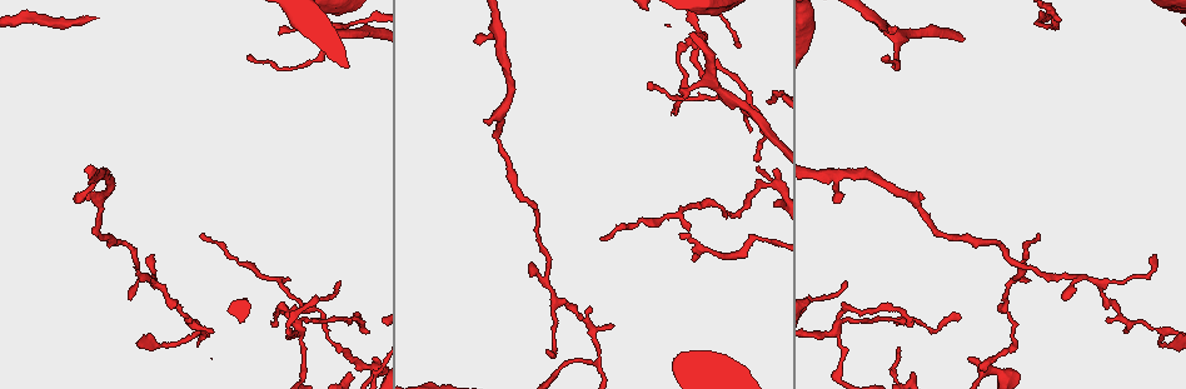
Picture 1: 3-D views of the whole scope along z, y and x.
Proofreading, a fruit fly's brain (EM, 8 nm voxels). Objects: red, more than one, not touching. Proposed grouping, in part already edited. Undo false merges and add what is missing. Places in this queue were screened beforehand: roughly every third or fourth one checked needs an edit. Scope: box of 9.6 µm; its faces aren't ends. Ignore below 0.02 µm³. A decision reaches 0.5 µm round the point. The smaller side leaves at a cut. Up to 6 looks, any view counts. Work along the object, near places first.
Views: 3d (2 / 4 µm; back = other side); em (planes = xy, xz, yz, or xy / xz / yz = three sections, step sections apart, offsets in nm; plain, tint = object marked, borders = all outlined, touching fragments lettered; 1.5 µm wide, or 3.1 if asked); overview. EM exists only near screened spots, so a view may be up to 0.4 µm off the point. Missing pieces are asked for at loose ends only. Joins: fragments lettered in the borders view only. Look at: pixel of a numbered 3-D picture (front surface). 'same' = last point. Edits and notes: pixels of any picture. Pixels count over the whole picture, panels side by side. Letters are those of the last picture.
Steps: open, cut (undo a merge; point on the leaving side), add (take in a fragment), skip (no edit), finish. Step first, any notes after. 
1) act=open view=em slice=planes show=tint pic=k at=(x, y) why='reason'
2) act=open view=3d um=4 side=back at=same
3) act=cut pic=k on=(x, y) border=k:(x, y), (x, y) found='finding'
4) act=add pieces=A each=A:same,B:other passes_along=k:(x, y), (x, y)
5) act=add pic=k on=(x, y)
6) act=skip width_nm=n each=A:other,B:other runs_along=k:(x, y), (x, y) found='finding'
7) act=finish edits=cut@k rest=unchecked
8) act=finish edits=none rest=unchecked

act=open view=3d um=4 side=back pic=1 at=(680, 91) why='an open end'

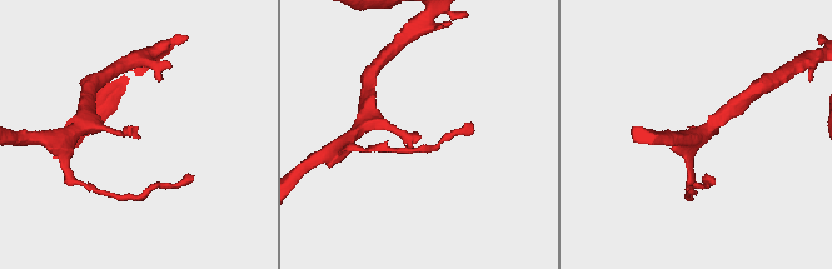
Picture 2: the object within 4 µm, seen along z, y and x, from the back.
act=open view=em slice=planes show=borders pic=2 at=(417, 138) why='need the tissue'

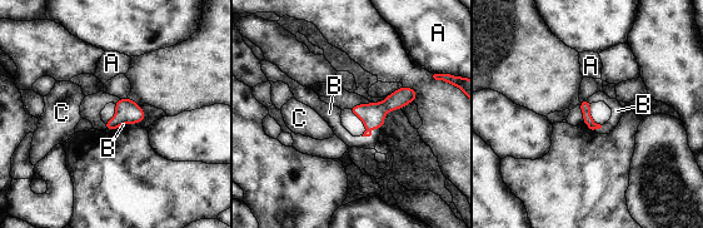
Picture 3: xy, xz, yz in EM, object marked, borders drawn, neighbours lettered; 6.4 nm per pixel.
act=add pieces=B each=A:other,B:same,C:other found='it goes on there'

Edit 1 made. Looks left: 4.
act=open view=overview

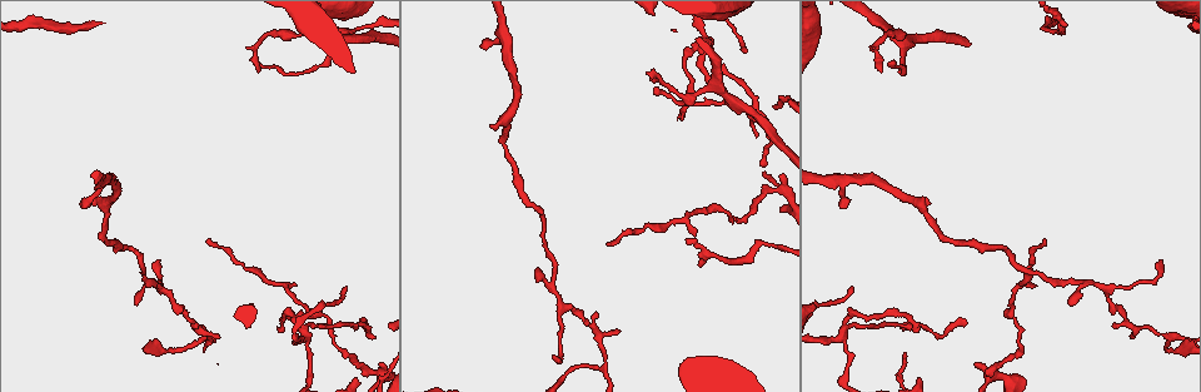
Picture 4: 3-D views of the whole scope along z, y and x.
act=open view=em slice=planes show=tint pic=4 at=(764, 167) why='long arm stops here'

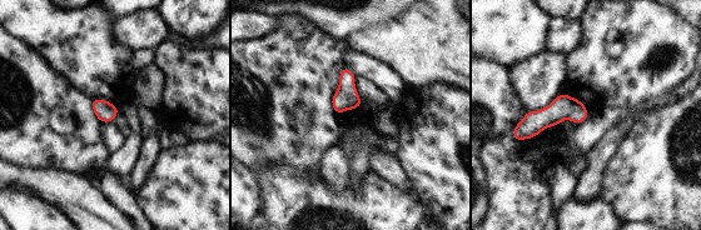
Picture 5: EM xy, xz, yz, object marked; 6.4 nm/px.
act=open view=em slice=planes show=borders at=same why='see the neighbours'

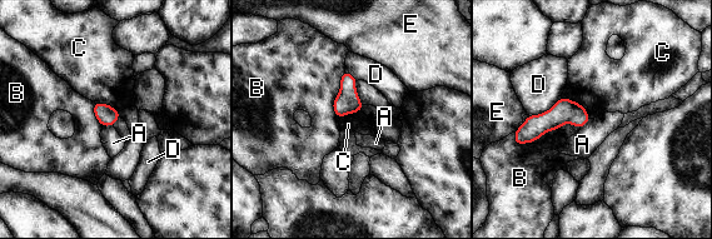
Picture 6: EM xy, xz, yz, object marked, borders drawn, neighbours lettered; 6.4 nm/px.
act=skip each=A:other,B:other,C:other,D:other,E:other runs_along=6:(586, 118), (556, 116), (518, 133) found='no lettered fragment goes on from it'

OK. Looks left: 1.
act=finish edits=add@3 rest=unchecked

